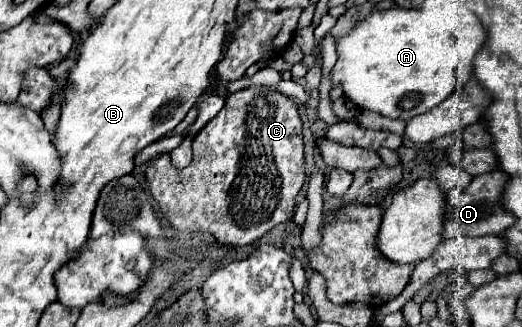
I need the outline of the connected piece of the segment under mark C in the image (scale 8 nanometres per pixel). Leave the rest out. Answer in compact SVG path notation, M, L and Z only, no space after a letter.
M247 87L247 89L241 89L233 95L229 95L225 99L225 105L223 109L217 113L217 117L213 117L193 139L193 161L189 167L185 169L175 169L169 161L169 155L159 155L157 159L153 159L147 169L145 169L145 181L149 185L149 191L153 195L153 199L157 201L161 213L165 215L167 223L171 227L175 227L177 231L181 233L209 233L213 235L217 241L221 241L221 245L231 245L231 247L241 247L241 245L249 245L249 243L255 243L257 239L261 239L265 233L269 233L275 225L279 223L287 223L293 215L293 207L295 207L295 201L297 201L297 195L303 187L303 181L305 181L305 157L303 157L303 137L301 137L301 119L299 119L299 113L297 113L297 105L285 97L283 93L275 91L275 89L269 89L269 87Z

